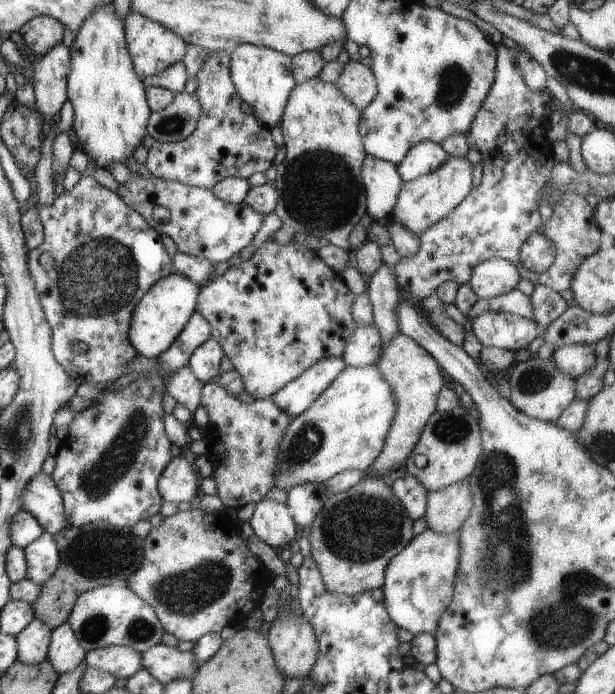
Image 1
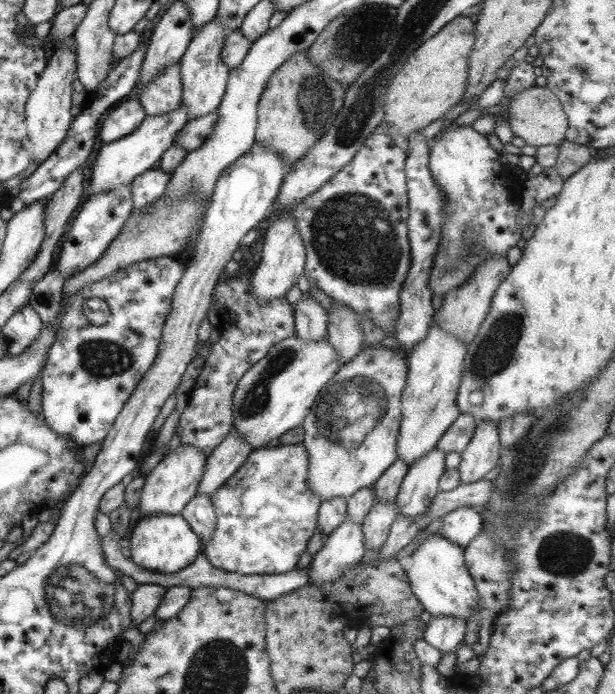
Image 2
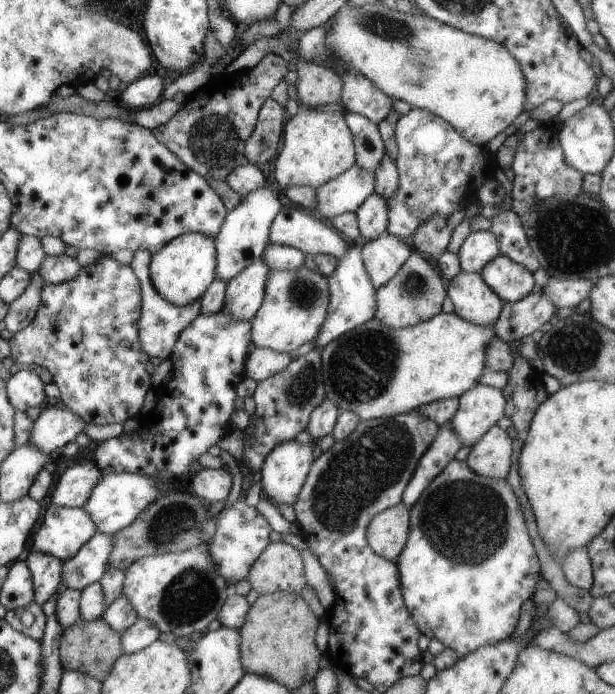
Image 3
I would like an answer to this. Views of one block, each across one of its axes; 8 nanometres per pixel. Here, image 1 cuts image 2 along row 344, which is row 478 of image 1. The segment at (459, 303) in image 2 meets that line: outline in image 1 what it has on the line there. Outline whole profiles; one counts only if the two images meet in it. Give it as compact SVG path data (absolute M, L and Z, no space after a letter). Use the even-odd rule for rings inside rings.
M467 478L427 494L425 520L434 532L461 531L472 510L472 492Z

